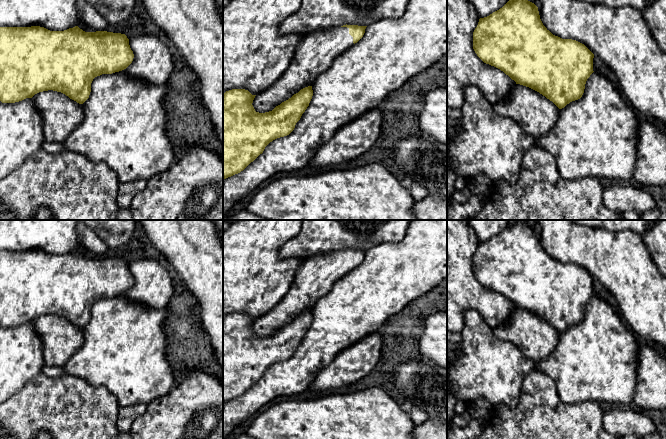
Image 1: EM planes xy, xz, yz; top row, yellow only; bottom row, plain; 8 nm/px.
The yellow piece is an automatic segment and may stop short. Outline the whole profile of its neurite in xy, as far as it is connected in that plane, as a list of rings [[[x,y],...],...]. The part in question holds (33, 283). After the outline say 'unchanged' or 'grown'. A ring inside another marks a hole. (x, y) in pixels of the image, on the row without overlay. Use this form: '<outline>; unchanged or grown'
[[[78,250],[64,255],[50,255],[44,251],[0,251],[0,325],[15,327],[32,322],[41,339],[44,363],[63,367],[83,345],[83,327],[89,322],[93,303],[126,293],[134,278],[125,258],[107,255],[85,256]]]; grown

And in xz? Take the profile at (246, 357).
[[[343,249],[305,259],[289,291],[268,313],[252,319],[245,313],[223,318],[223,404],[243,395],[273,364],[289,359],[313,320],[312,308],[346,273],[357,267],[367,250]]]; grown

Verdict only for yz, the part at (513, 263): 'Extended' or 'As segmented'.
Extended

